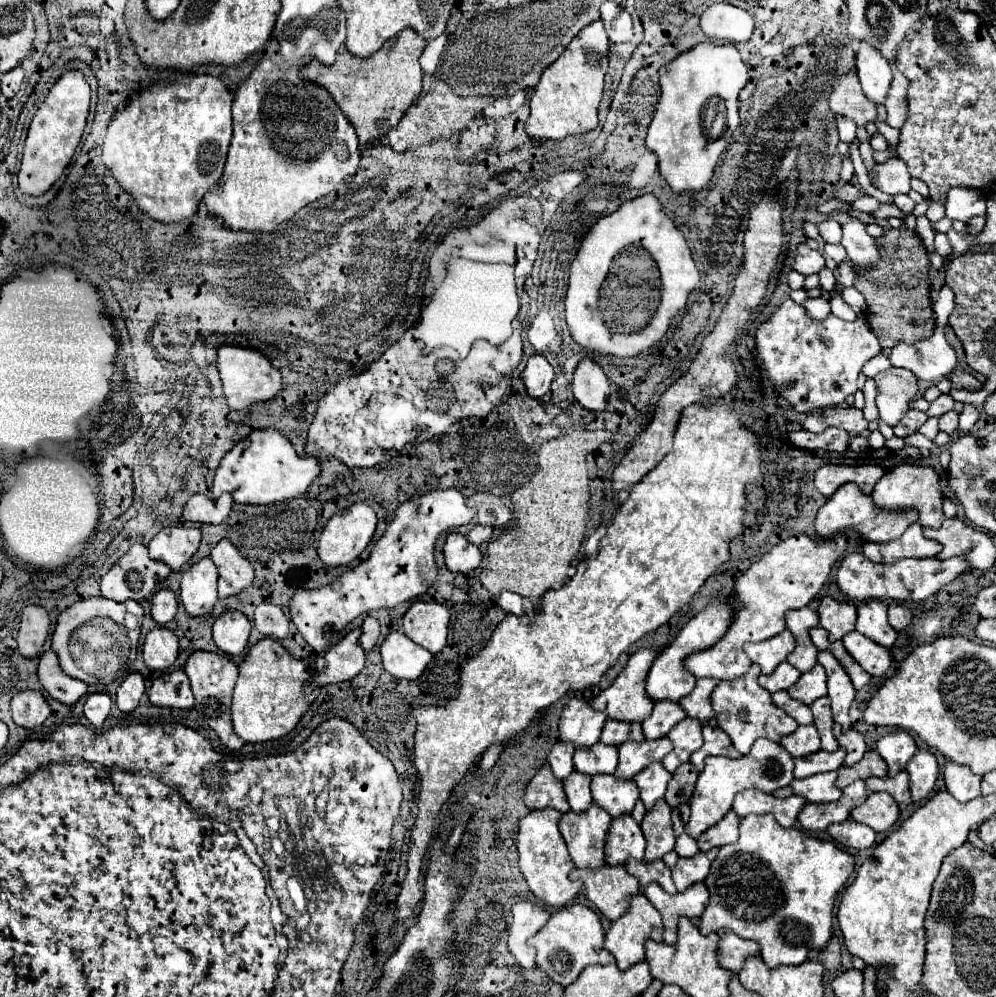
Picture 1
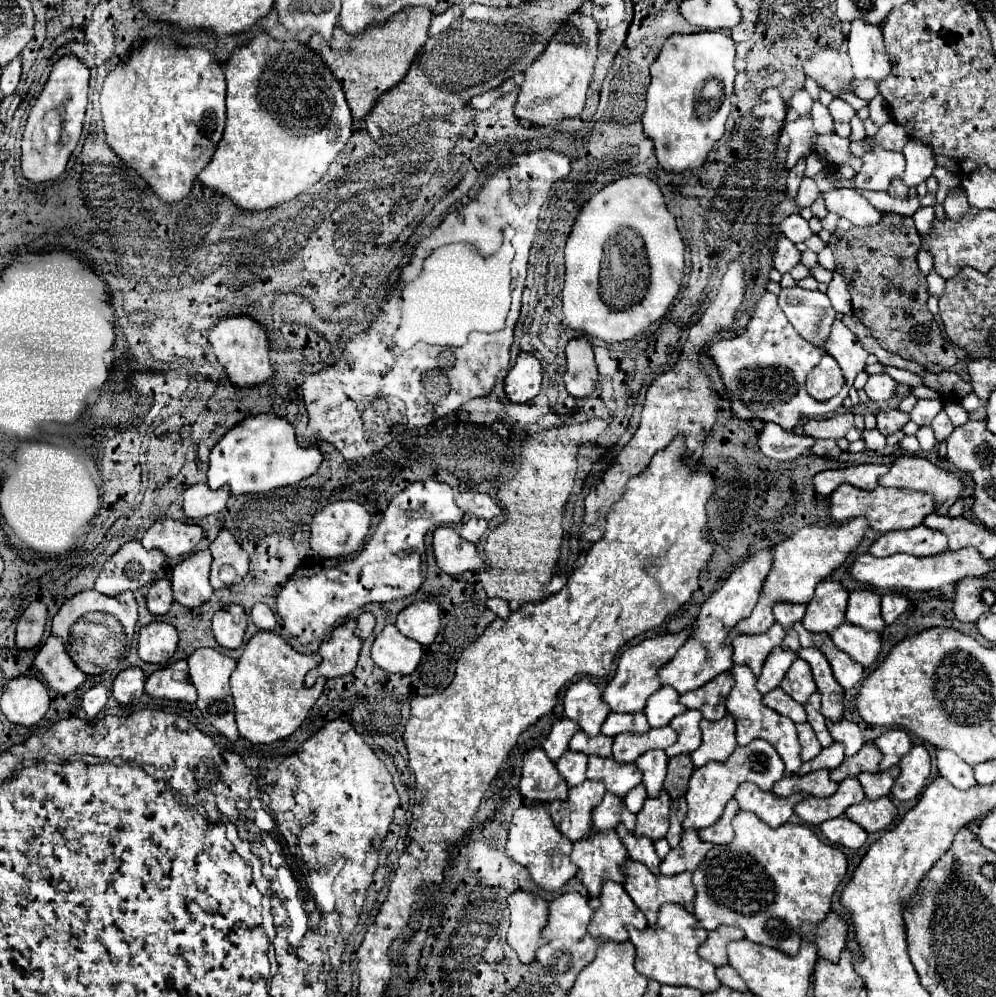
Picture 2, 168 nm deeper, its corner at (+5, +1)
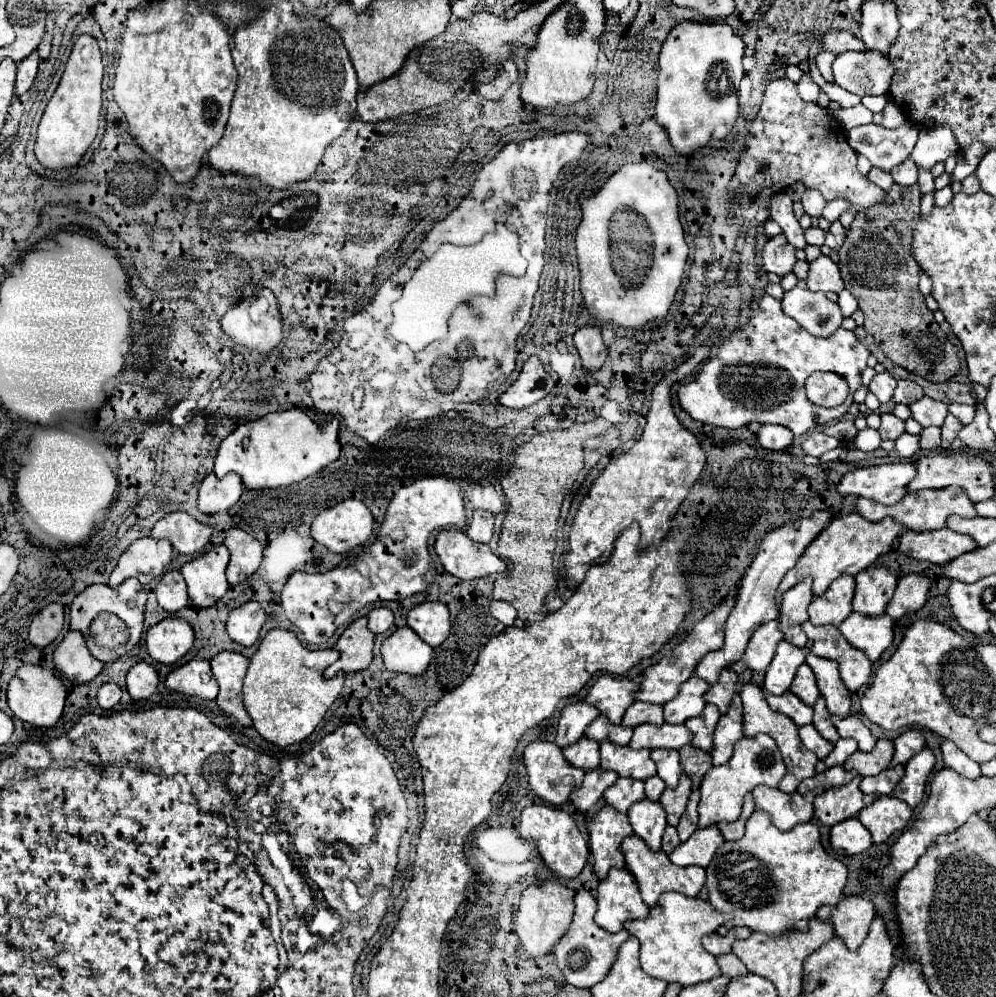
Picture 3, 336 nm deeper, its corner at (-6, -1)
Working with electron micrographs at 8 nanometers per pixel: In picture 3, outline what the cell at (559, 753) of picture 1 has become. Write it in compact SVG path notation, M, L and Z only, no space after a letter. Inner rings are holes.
M571 703L563 709L561 719L559 719L559 727L557 727L557 737L555 737L555 745L565 749L569 745L575 745L581 737L585 727L599 715L599 711L595 711L595 707L587 705L587 703Z

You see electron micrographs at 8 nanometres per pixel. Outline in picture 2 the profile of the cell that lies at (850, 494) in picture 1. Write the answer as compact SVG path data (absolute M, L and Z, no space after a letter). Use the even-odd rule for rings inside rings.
M840 485L840 489L836 489L830 495L830 511L834 521L842 523L854 517L866 517L870 521L870 527L880 533L918 527L922 525L926 515L934 513L934 507L936 507L936 497L932 497L932 493L920 493L920 491L908 491L908 489L878 487L876 491L860 491L852 485Z

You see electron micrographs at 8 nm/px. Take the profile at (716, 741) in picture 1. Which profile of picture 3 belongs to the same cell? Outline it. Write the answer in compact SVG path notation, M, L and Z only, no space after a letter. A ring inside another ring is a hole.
M735 695L731 707L725 715L721 715L715 733L713 733L713 765L723 765L733 755L733 745L743 739L743 705L741 697Z

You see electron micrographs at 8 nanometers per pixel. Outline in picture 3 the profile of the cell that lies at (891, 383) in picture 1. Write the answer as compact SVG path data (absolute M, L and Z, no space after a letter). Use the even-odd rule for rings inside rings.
M885 371L885 373L877 373L877 375L873 377L873 381L869 383L869 389L877 395L877 399L879 399L881 403L891 401L895 387L897 387L897 379L895 379L891 373L887 373L887 371Z

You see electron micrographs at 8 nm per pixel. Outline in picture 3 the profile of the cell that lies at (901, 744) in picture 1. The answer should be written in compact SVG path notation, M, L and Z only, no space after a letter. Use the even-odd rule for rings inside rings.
M909 729L903 735L899 735L893 741L893 745L895 745L895 755L893 755L891 767L899 765L899 763L907 763L915 753L919 753L925 747L925 739L919 729Z

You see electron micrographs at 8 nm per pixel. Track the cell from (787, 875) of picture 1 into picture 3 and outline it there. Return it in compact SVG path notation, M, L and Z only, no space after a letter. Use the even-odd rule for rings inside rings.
M755 811L747 819L747 829L743 839L739 841L725 841L715 857L711 859L707 871L707 889L709 889L709 903L721 911L731 913L733 919L725 921L717 933L725 935L735 925L745 925L751 931L759 931L771 937L799 931L805 933L809 929L809 921L815 917L815 911L823 905L835 907L847 883L847 867L829 855L819 839L819 827L815 823L799 823L791 831L779 831L771 817L763 811Z

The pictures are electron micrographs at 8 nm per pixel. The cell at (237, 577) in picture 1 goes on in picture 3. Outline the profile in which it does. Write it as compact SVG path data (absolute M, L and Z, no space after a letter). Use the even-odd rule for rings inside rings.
M241 529L227 531L227 537L223 543L231 553L225 573L227 573L229 585L233 587L259 569L261 557L263 557L263 553L261 553L263 547L257 539L253 539L249 533L245 533Z

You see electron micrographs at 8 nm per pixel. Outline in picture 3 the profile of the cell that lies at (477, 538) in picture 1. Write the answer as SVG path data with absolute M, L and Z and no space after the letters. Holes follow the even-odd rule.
M475 511L473 513L473 519L467 527L467 535L473 539L473 541L479 541L479 543L489 543L489 539L493 537L493 523L495 523L495 517L487 511Z

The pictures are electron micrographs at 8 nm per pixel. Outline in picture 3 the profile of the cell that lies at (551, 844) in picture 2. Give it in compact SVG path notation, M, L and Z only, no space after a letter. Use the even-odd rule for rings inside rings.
M533 803L533 805L525 807L521 813L519 833L523 839L535 841L541 859L559 879L573 879L583 871L587 857L589 857L589 847L587 847L587 841L583 839L581 831L577 829L573 817L569 813L565 813L563 809L549 807L543 803Z

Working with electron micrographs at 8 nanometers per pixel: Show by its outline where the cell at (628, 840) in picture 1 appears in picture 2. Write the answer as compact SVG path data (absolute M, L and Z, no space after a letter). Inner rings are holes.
M606 793L600 801L600 805L596 805L596 809L592 811L592 821L598 831L614 829L614 827L618 827L618 823L624 823L628 831L634 831L636 815L632 811L628 811L622 797L616 797L614 793Z

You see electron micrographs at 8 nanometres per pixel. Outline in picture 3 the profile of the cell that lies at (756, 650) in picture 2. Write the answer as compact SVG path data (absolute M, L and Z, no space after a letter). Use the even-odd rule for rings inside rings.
M769 621L769 623L763 623L751 637L743 657L731 665L731 669L735 673L743 673L743 669L751 669L751 671L757 671L757 673L765 673L773 655L775 655L775 649L777 649L777 643L783 641L785 635L783 631L779 631L779 621Z

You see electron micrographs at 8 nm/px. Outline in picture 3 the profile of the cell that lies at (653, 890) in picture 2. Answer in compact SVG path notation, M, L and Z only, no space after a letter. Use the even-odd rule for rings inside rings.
M633 835L631 839L625 839L621 851L625 855L627 869L635 877L641 897L643 897L643 903L647 903L647 907L655 907L659 897L669 891L681 893L685 897L697 897L701 887L705 885L705 869L703 867L675 867L663 851L659 851L659 855L651 855L651 851L647 851L647 847L643 847L643 841L637 835Z

